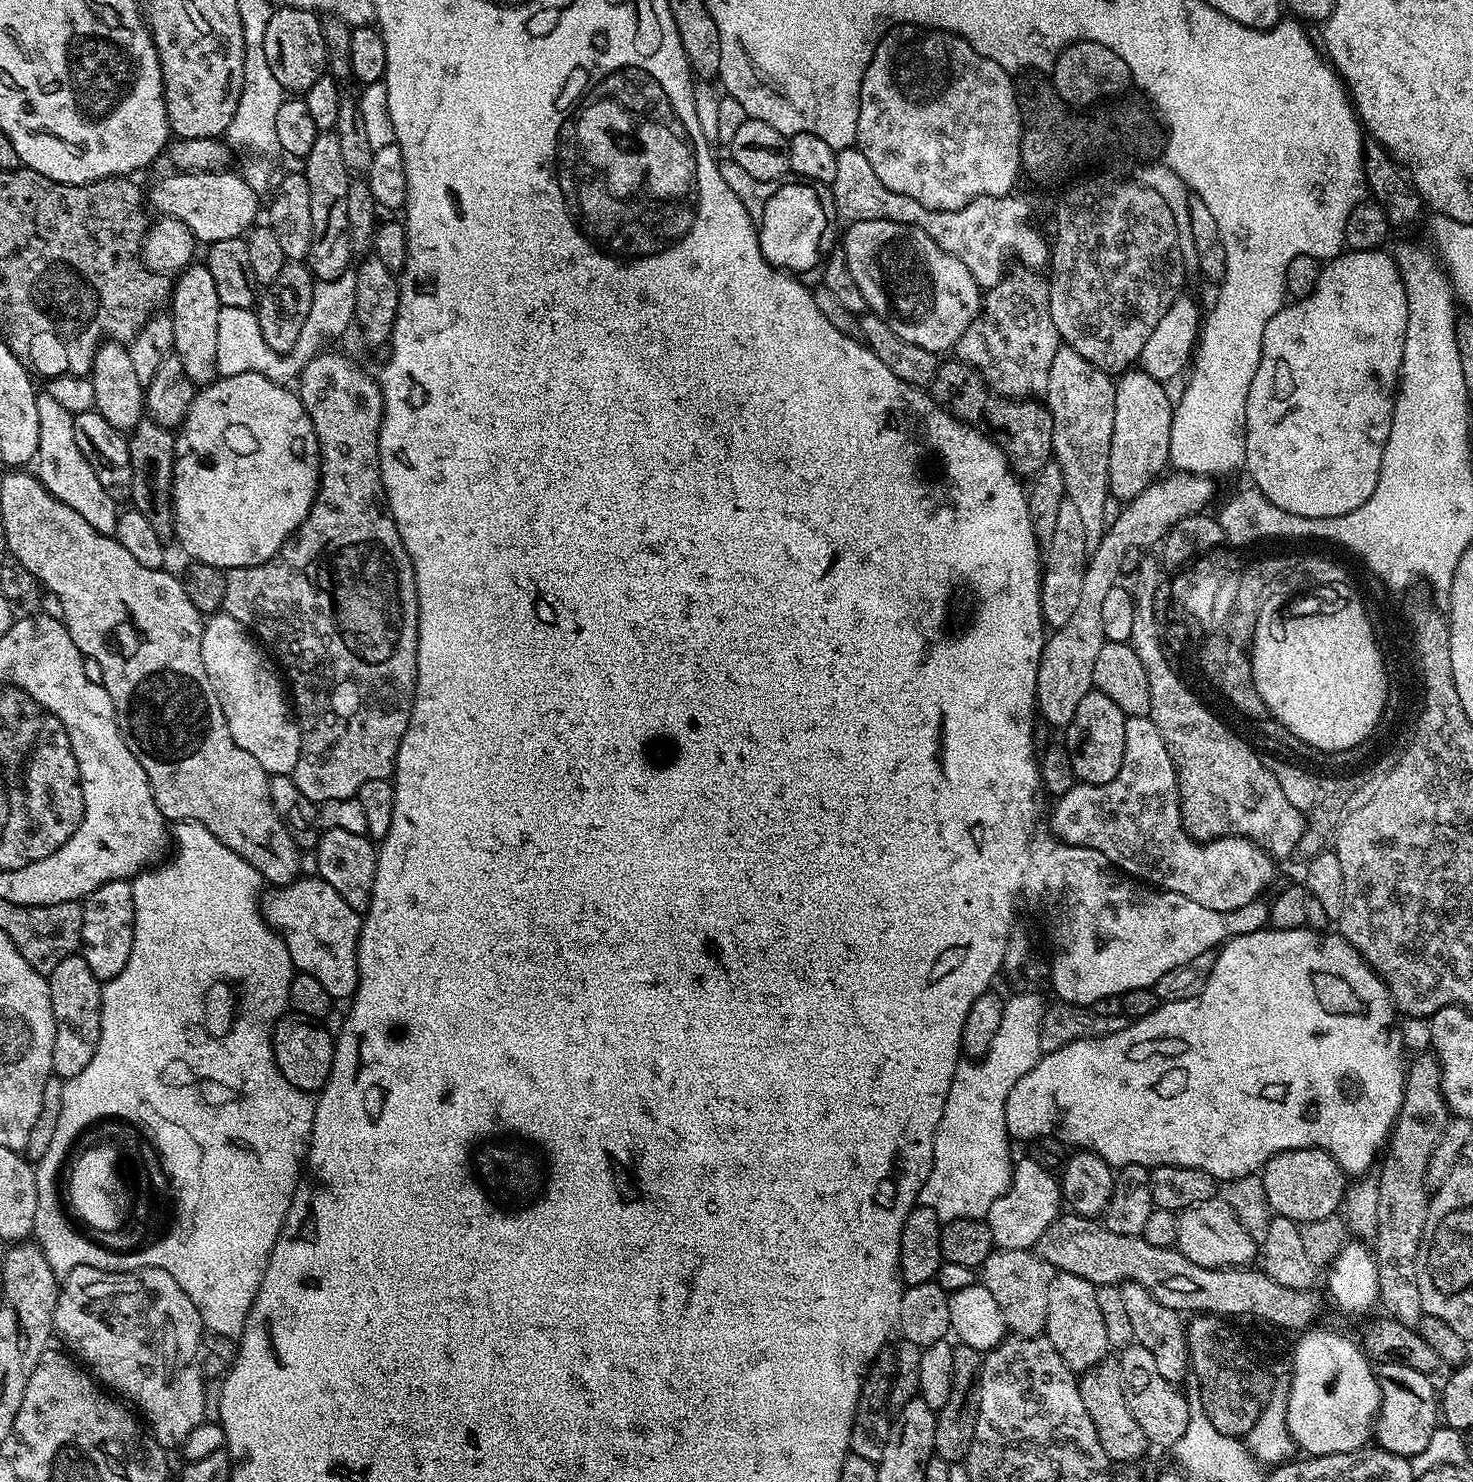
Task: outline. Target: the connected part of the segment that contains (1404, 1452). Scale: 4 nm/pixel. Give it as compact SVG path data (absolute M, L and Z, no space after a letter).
M1381 1364L1380 1410L1374 1425L1374 1440L1379 1447L1399 1456L1417 1456L1430 1442L1430 1434L1438 1427L1438 1392L1427 1375L1405 1364Z

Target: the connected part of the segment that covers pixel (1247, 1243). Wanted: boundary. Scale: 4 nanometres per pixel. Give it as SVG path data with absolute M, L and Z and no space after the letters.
M1213 1198L1198 1206L1190 1206L1176 1218L1175 1247L1190 1262L1207 1268L1242 1268L1257 1259L1258 1244L1242 1228L1234 1210L1223 1198Z

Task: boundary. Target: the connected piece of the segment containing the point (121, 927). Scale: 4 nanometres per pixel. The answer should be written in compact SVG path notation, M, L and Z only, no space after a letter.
M111 880L98 886L83 901L82 938L80 948L86 966L94 970L101 982L113 980L126 966L132 949L132 923L134 922L134 894L128 880Z

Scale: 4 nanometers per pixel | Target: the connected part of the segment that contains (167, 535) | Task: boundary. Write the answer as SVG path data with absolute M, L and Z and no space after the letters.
M143 418L128 436L130 470L132 471L131 503L154 526L161 540L173 539L176 519L172 513L172 475L176 461L176 437L173 429L164 428L150 418Z

